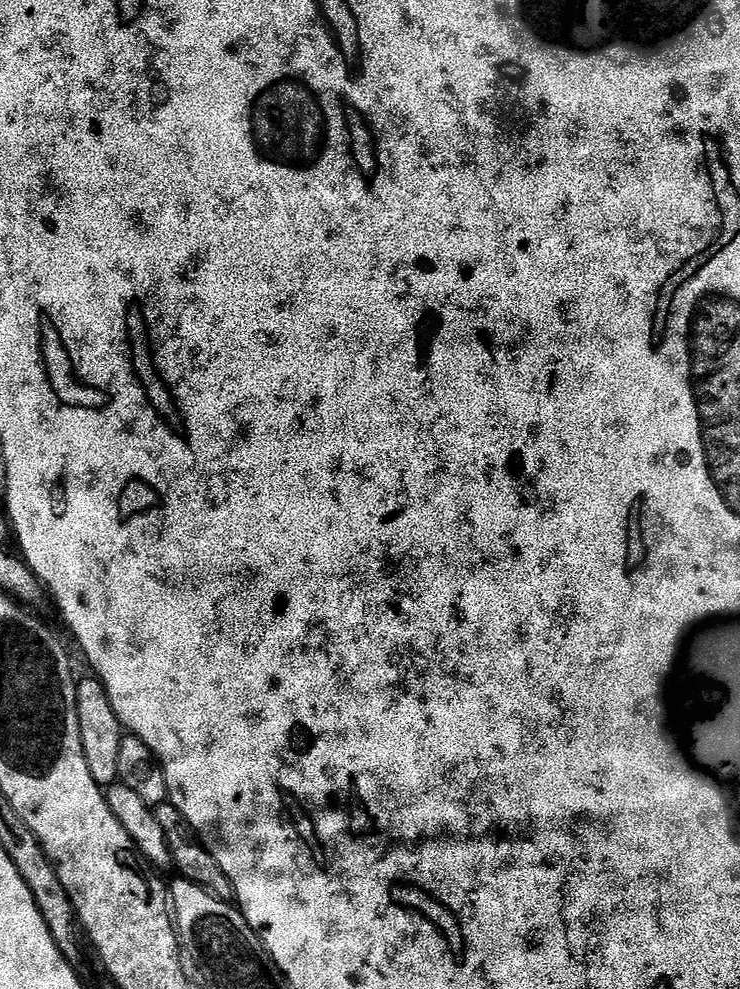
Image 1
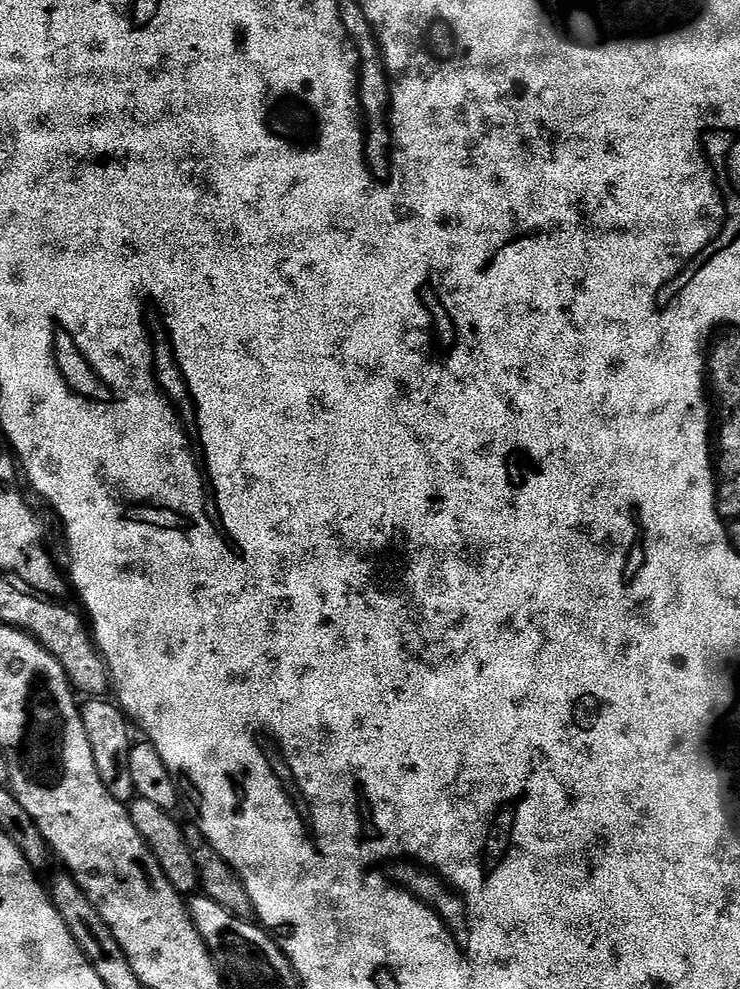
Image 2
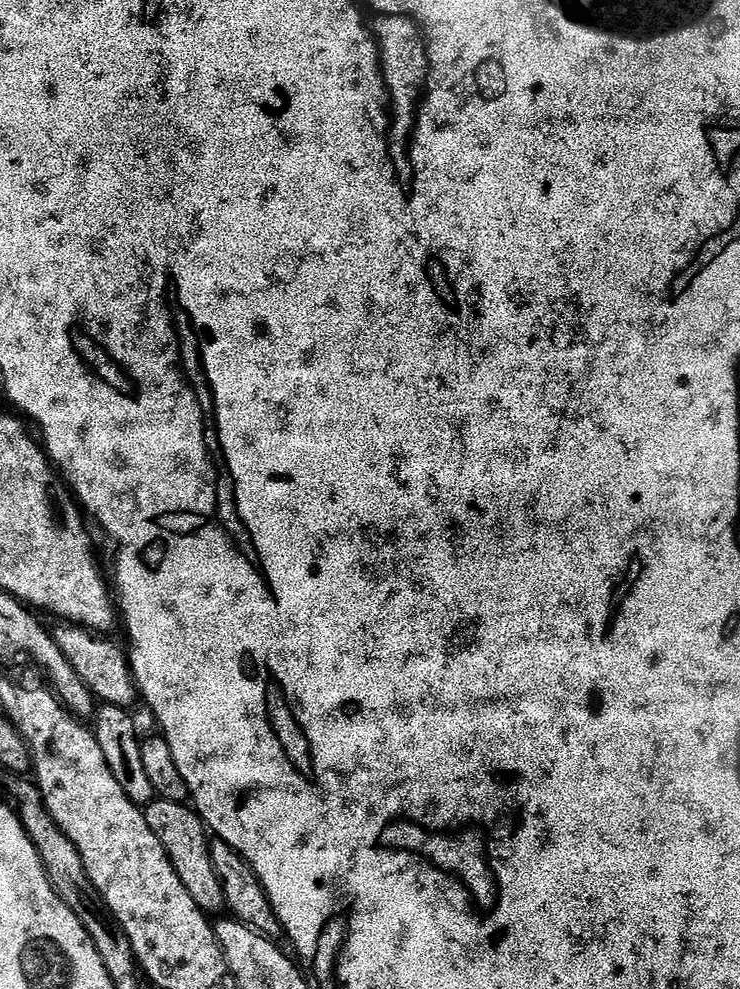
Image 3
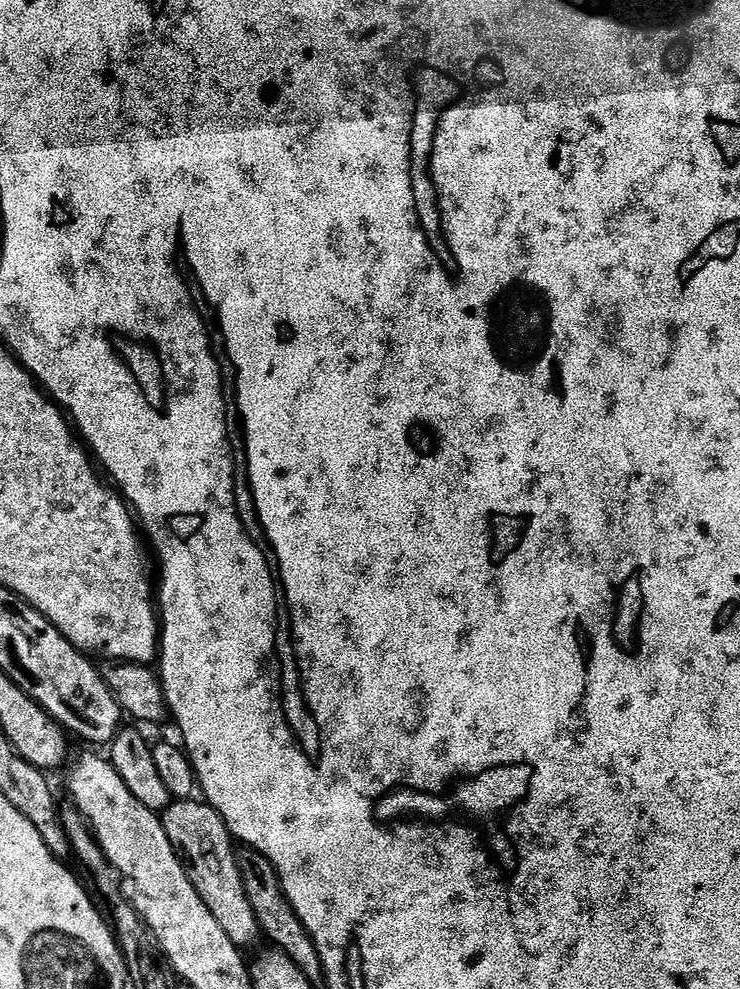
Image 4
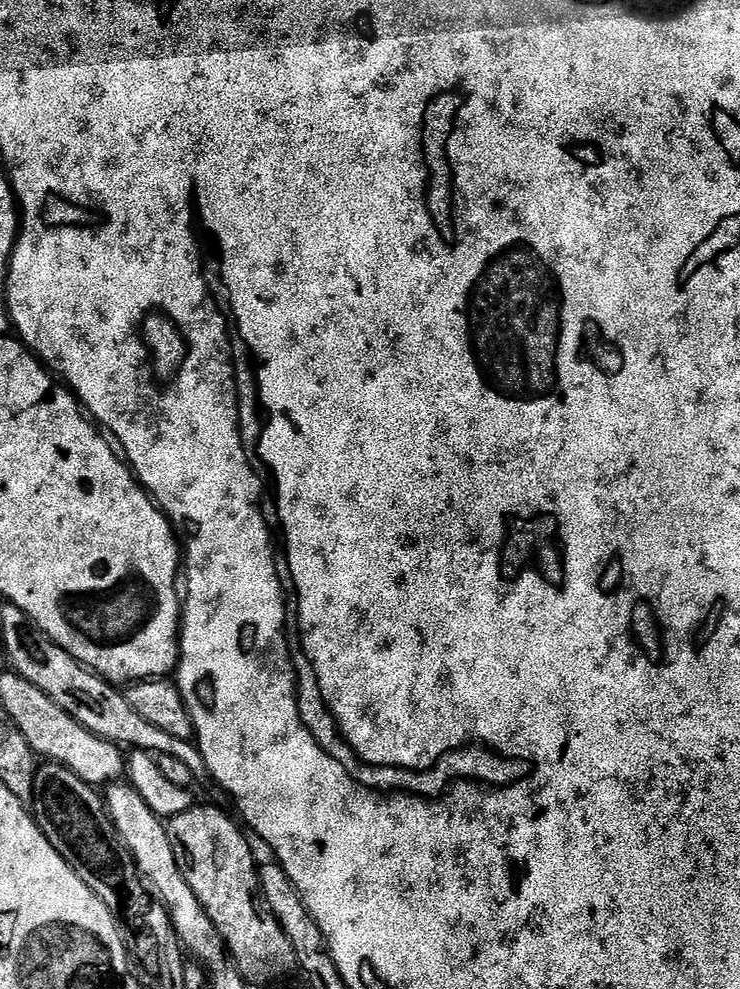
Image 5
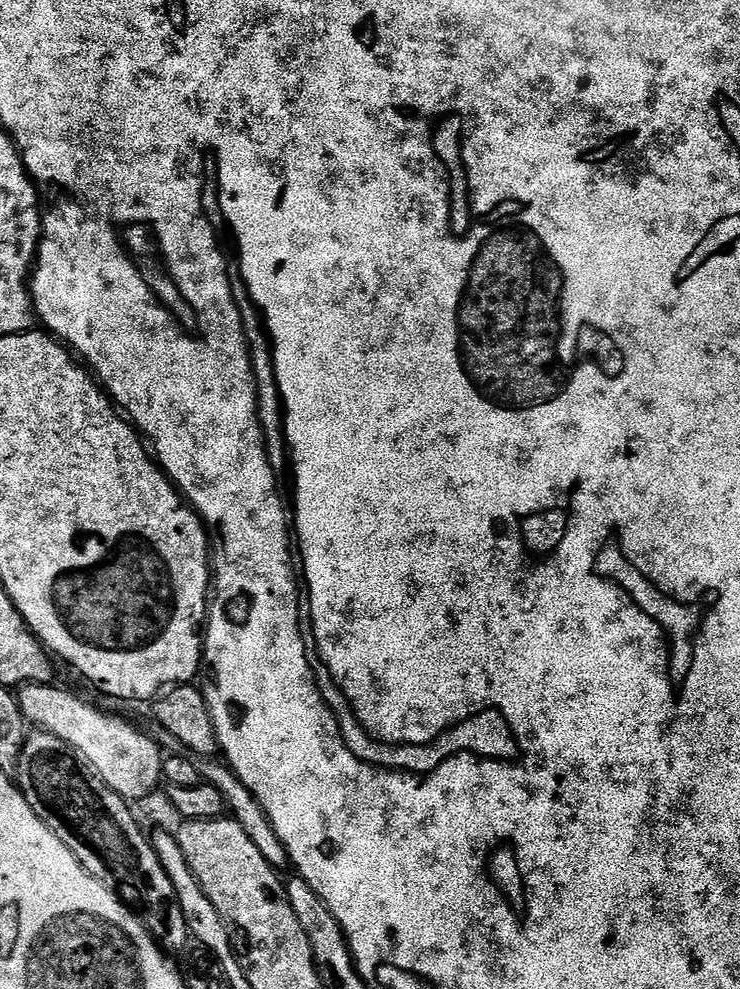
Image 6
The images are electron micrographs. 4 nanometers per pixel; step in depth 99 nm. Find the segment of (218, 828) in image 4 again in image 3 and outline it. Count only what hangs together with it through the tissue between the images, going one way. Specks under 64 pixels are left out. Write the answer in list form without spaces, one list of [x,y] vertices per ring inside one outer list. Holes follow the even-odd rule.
[[[153,799],[152,803],[143,809],[146,822],[150,830],[162,842],[178,878],[182,878],[182,886],[190,890],[190,898],[204,911],[205,914],[212,912],[224,912],[224,891],[220,880],[212,869],[212,859],[208,849],[209,837],[206,835],[206,825],[195,811],[187,803],[175,804],[169,800]]]

